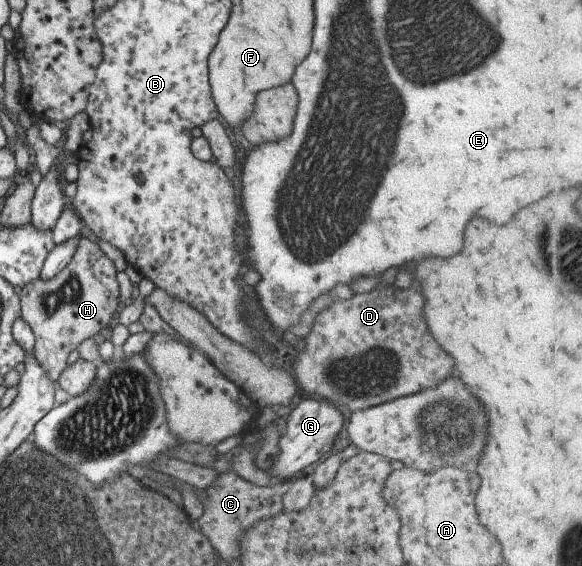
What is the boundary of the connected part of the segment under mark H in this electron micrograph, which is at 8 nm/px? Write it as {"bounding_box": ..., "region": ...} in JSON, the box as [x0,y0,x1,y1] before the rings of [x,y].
{"bounding_box":[19,235,119,383],"region":[[[79,235],[73,259],[62,272],[47,281],[37,278],[19,292],[20,316],[34,335],[34,356],[53,382],[56,383],[67,368],[69,354],[110,324],[113,312],[119,306],[119,284],[116,274],[114,263],[103,254],[98,244]]]}

